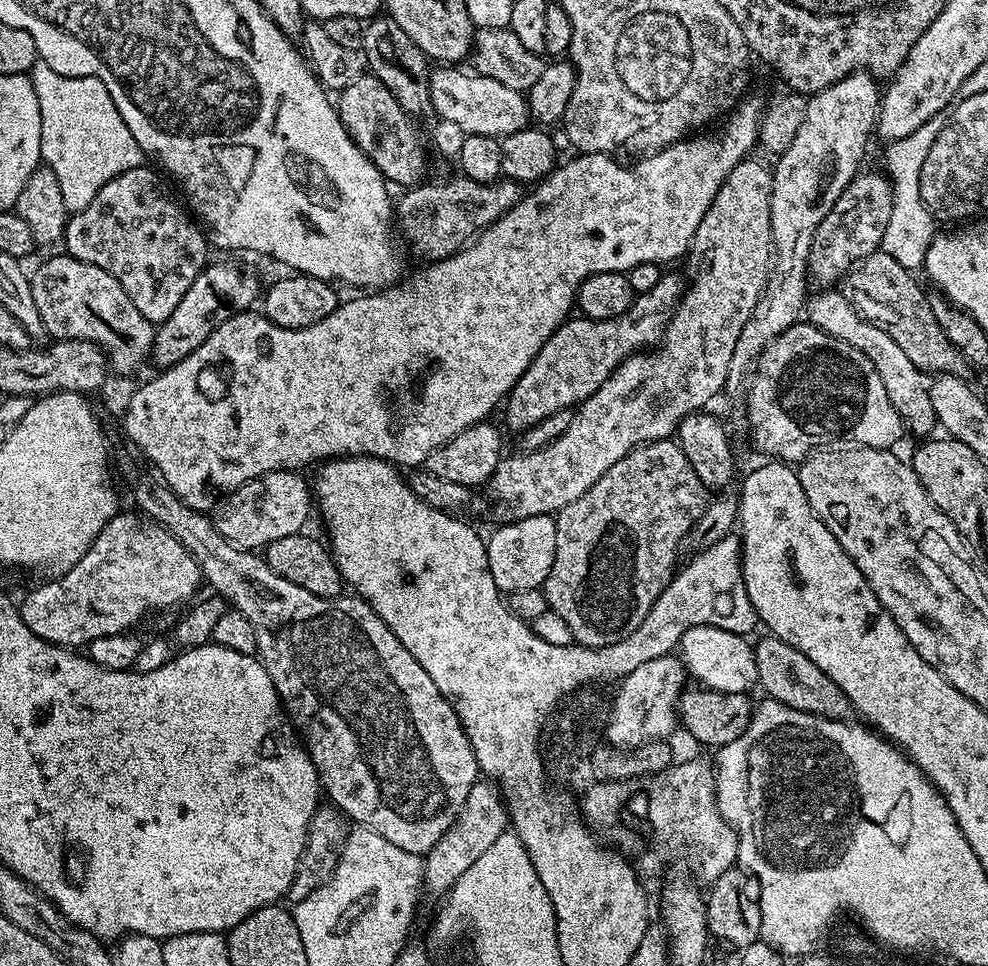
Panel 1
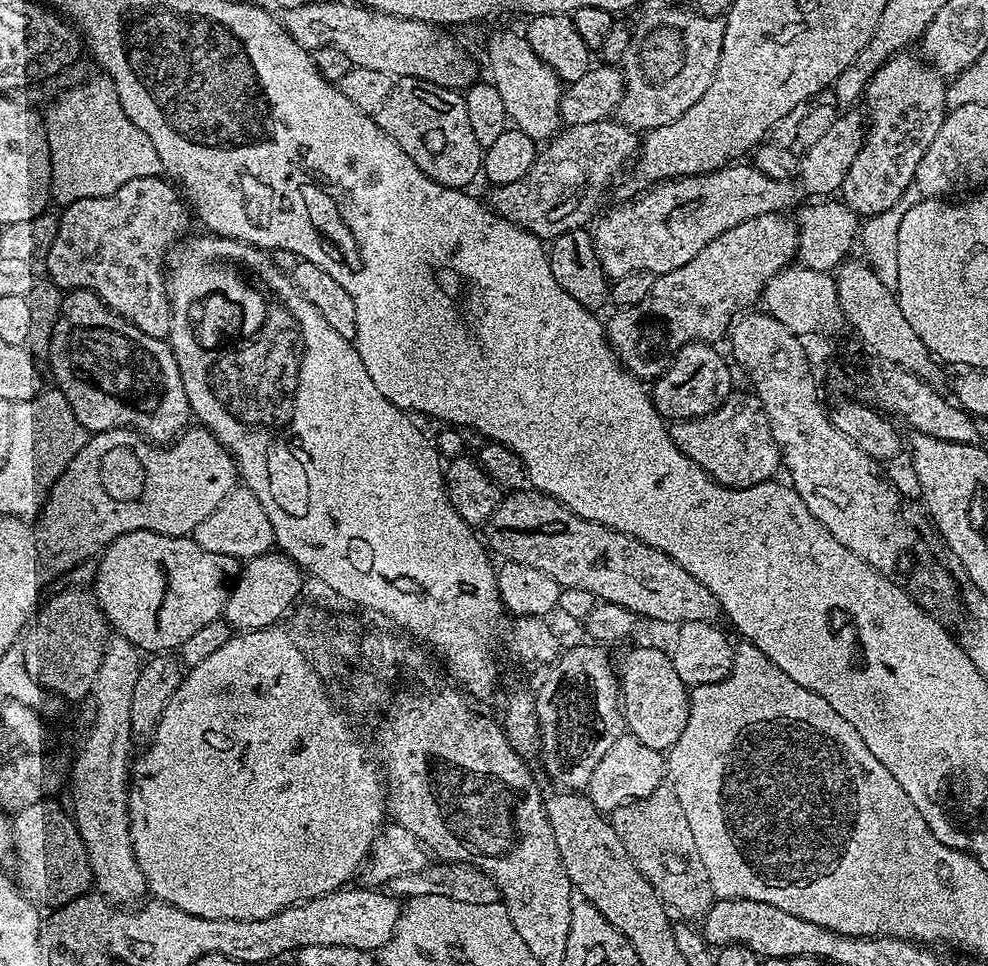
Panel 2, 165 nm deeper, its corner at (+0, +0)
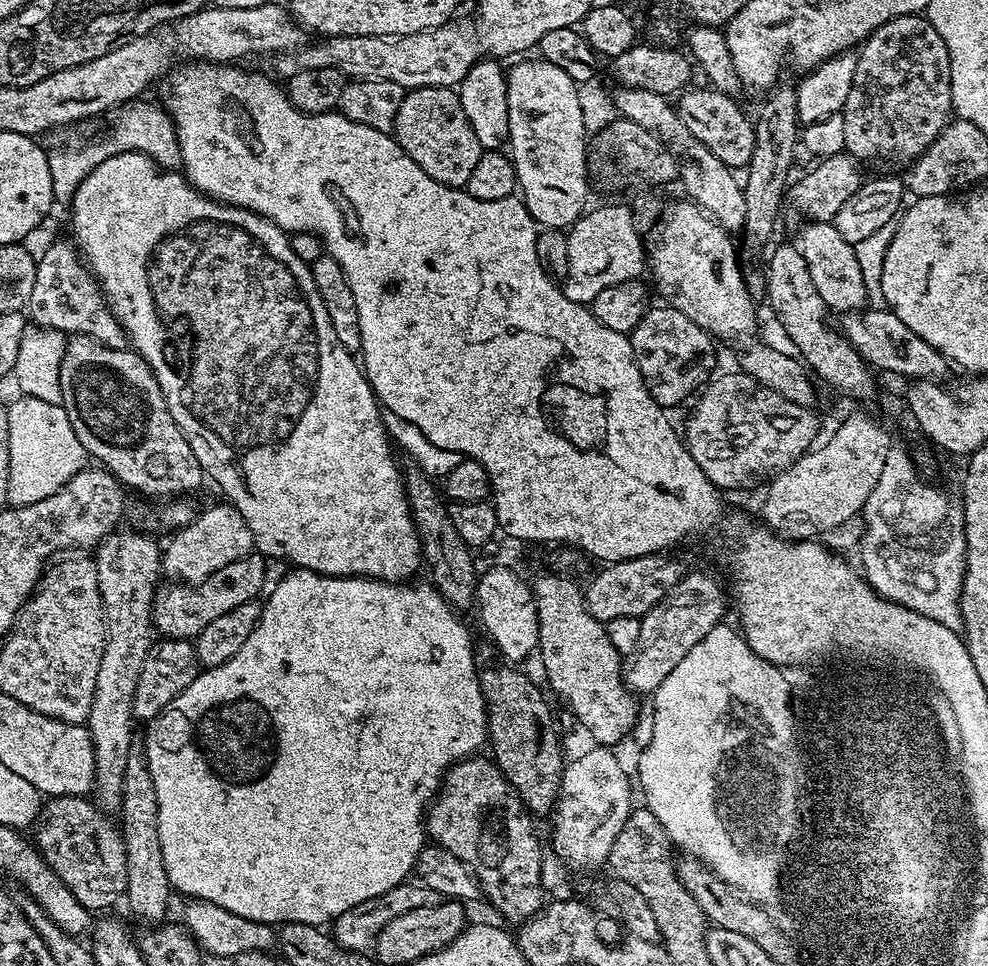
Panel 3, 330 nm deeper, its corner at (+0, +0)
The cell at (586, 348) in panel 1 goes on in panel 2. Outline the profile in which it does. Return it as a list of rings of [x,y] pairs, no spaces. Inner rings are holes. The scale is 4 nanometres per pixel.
[[[771,212],[750,218],[725,232],[728,236],[721,234],[720,244],[716,244],[716,264],[712,264],[712,248],[704,248],[697,256],[690,258],[686,266],[659,273],[653,282],[652,292],[642,302],[613,311],[612,321],[607,321],[606,324],[608,343],[629,372],[641,377],[657,378],[667,371],[673,356],[684,344],[692,341],[716,342],[723,332],[725,335],[731,329],[737,313],[751,309],[755,305],[752,303],[761,299],[768,279],[797,259],[799,226],[791,215],[784,212]]]

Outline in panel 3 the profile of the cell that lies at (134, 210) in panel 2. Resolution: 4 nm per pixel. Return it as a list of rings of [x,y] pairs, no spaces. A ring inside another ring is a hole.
[[[60,240],[50,245],[35,261],[36,277],[26,305],[31,323],[65,334],[92,336],[99,344],[123,349],[126,344],[124,327],[109,310],[95,276],[86,267],[79,251],[69,241],[68,244]]]

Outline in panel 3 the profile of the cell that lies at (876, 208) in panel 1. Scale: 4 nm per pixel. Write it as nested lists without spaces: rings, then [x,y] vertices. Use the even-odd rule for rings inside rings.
[[[921,15],[899,16],[871,33],[859,49],[854,79],[841,110],[845,127],[844,149],[856,160],[888,160],[910,164],[936,140],[951,115],[950,60],[942,37]]]

